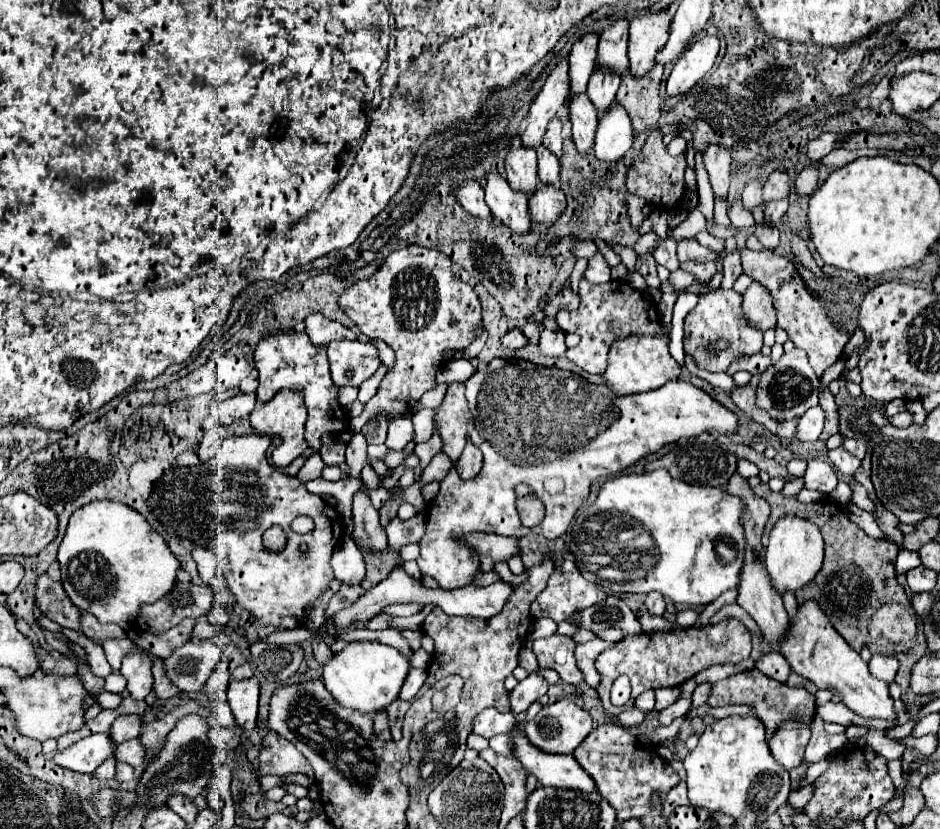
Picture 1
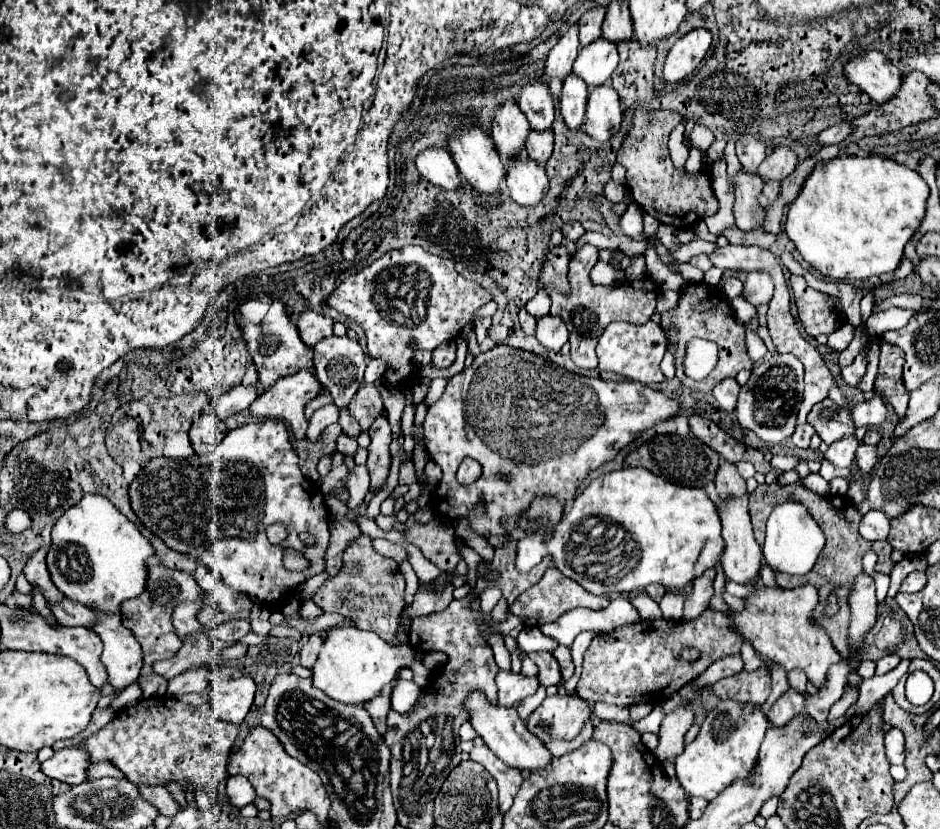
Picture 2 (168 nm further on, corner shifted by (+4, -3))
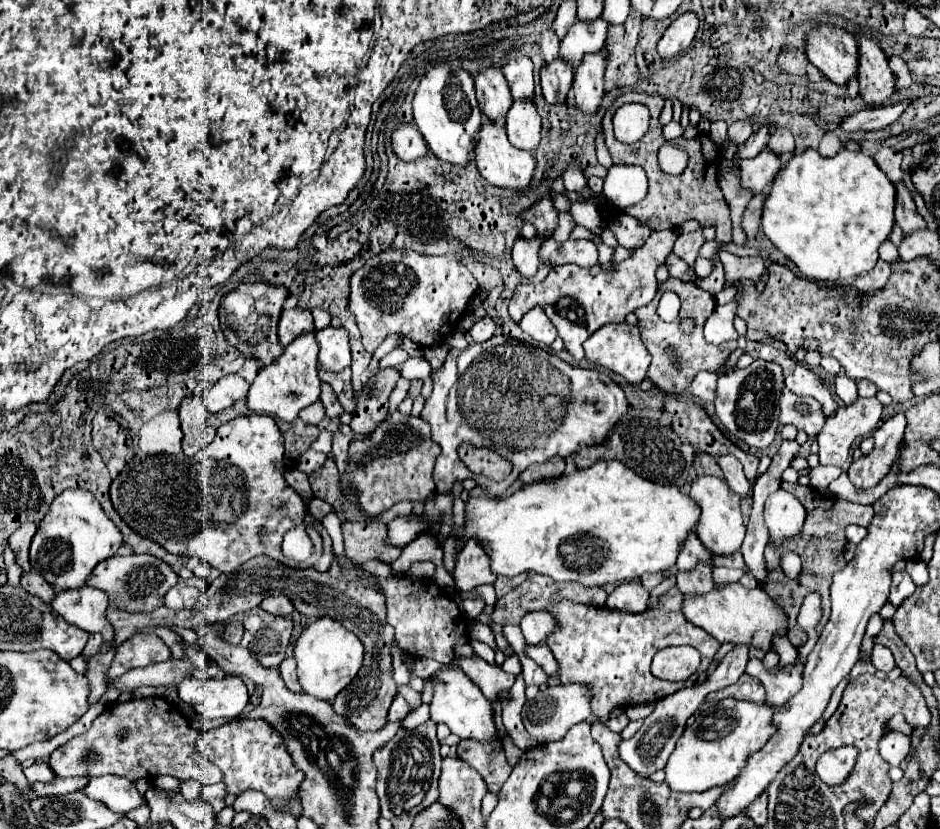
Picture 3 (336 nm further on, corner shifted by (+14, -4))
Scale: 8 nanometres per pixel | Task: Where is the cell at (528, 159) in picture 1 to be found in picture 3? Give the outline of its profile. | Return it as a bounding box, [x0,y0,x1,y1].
[474,67,512,123]

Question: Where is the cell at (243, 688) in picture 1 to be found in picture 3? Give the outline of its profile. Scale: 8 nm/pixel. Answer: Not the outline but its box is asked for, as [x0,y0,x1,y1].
[178,675,248,719]

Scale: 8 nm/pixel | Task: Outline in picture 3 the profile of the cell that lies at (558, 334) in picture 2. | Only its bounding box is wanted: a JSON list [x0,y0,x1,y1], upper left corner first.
[520,307,556,345]

